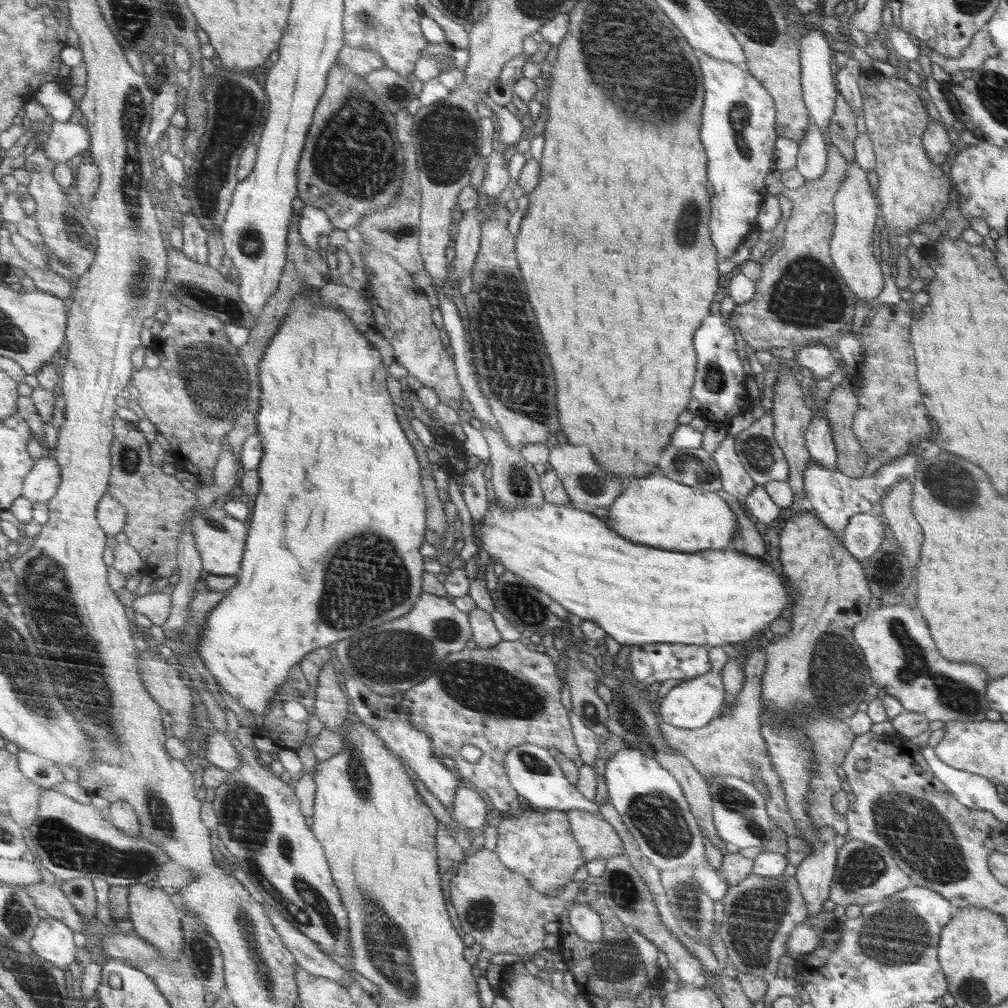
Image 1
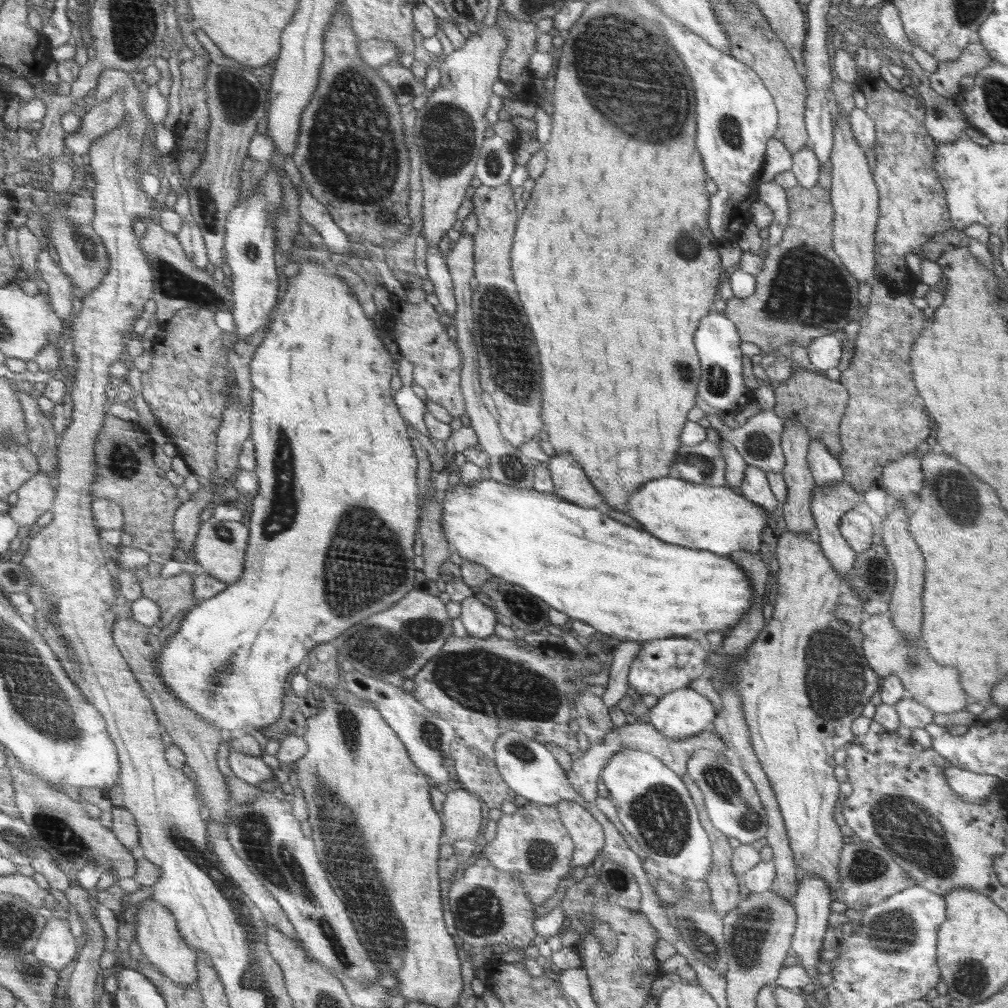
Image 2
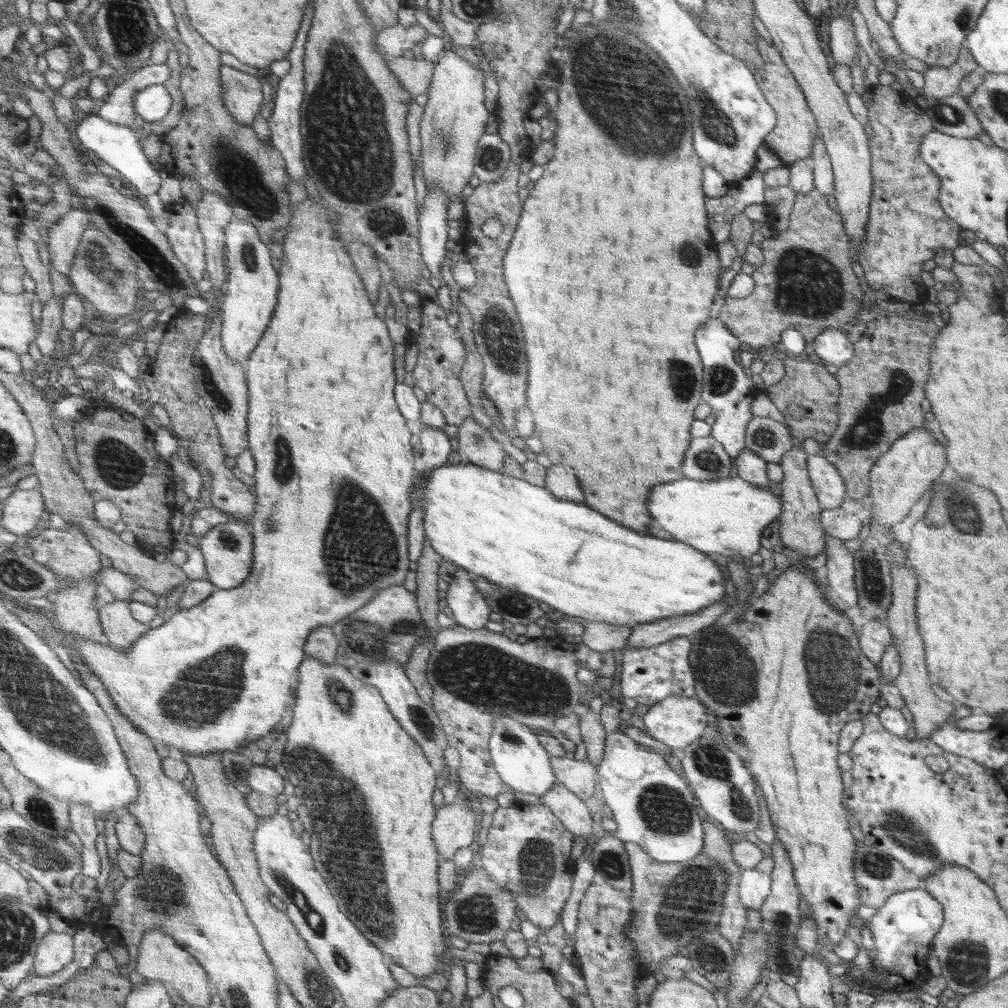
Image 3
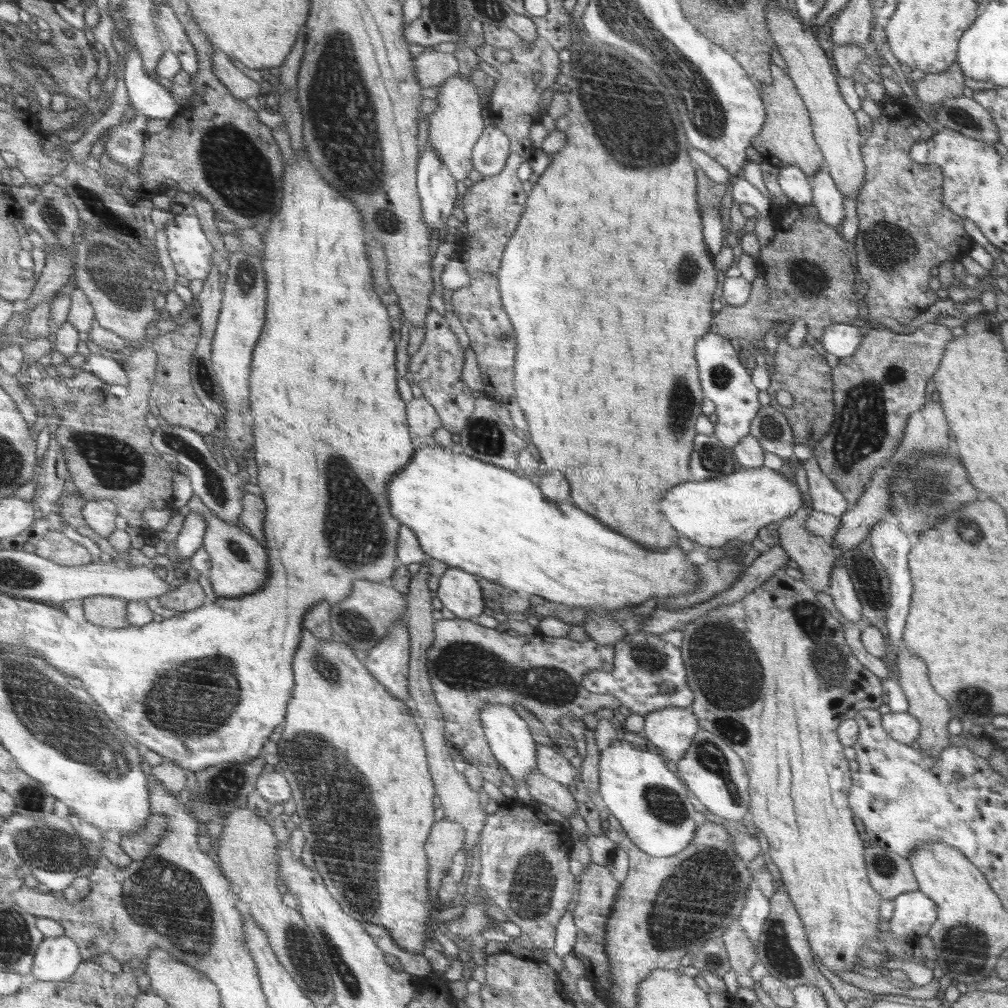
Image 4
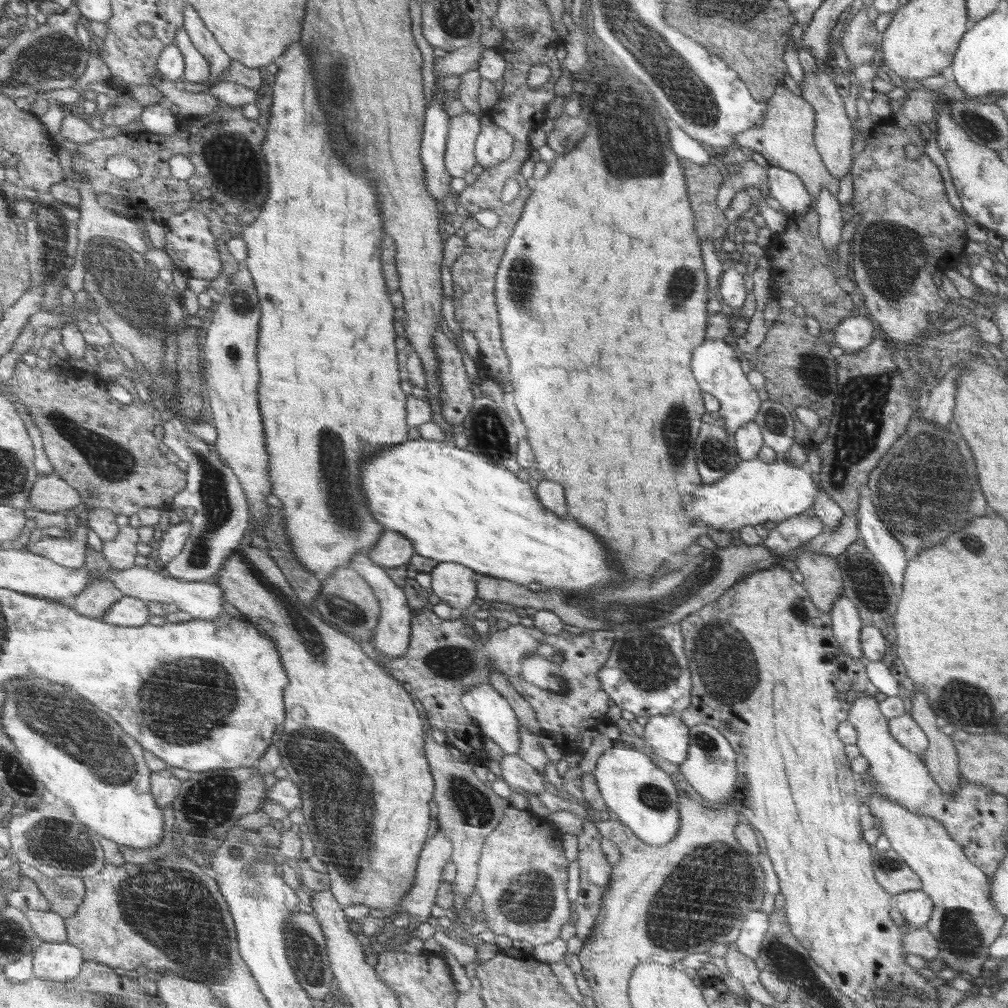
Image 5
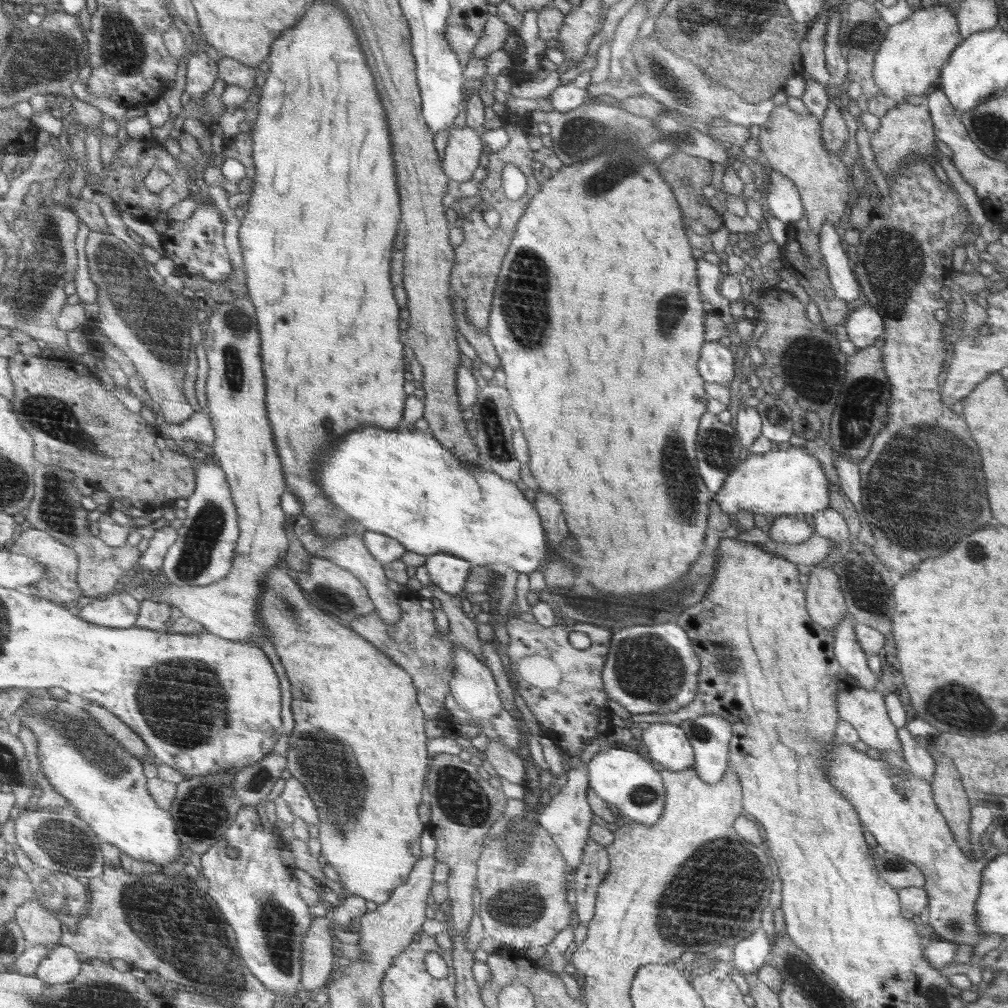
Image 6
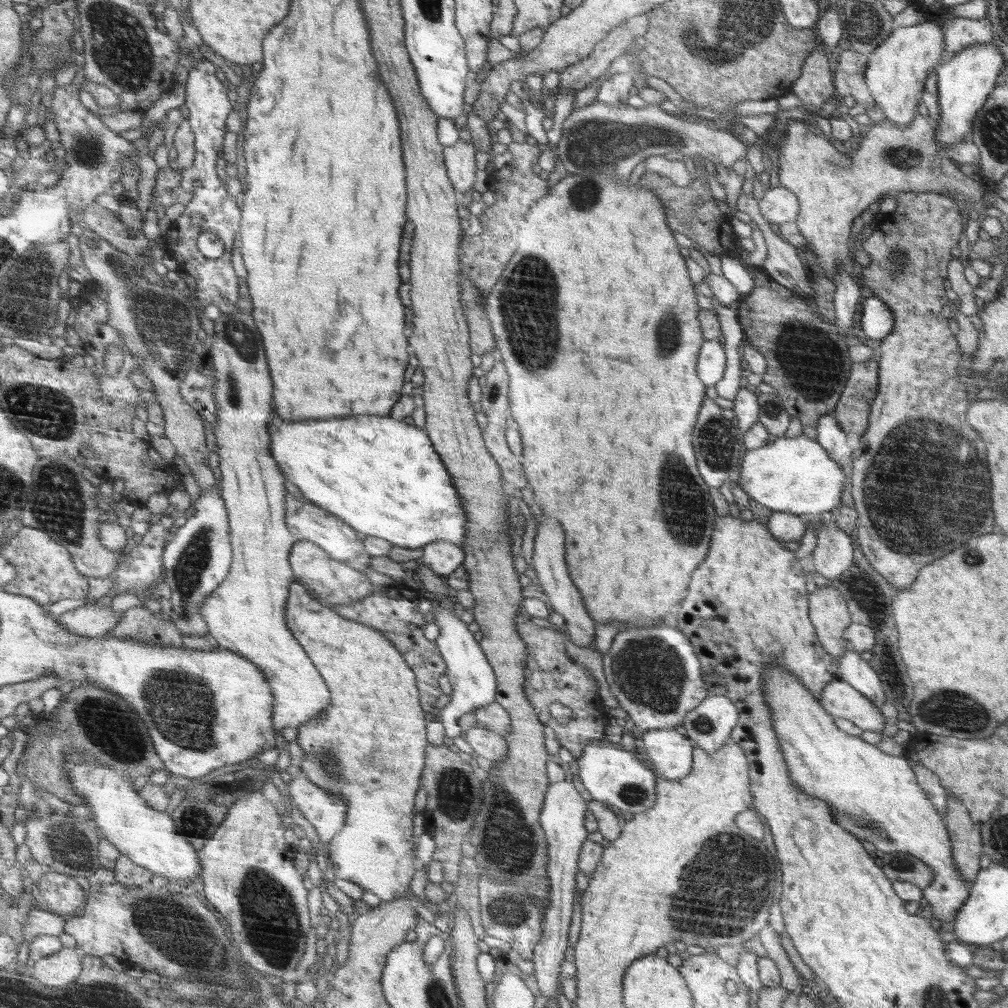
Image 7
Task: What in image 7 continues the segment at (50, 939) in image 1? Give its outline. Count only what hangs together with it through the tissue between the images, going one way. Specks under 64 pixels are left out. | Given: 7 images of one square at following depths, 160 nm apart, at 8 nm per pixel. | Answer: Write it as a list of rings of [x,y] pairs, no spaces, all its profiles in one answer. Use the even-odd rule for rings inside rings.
[[[63,948],[31,964],[33,978],[47,987],[72,984],[83,972],[84,956],[78,948]]]

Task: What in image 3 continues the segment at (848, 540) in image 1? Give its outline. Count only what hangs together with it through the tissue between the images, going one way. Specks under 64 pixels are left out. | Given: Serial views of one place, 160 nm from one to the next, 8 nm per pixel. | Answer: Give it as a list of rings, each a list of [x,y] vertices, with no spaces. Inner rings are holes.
[[[842,507],[821,510],[821,524],[826,534],[840,540],[854,540],[862,530],[862,522],[844,512]]]

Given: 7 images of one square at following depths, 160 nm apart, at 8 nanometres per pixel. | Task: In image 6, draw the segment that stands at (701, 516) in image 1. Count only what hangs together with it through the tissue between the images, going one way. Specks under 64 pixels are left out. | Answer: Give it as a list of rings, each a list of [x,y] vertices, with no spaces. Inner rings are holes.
[[[776,445],[766,454],[749,454],[729,475],[719,492],[714,494],[723,513],[736,515],[748,511],[754,515],[773,515],[778,518],[792,514],[811,514],[826,510],[828,480],[816,458],[806,448]]]

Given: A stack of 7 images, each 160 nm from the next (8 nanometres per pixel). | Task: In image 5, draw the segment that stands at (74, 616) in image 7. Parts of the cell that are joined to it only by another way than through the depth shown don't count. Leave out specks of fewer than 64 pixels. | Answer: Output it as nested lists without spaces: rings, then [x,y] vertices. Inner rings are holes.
[[[122,596],[122,599],[114,603],[100,619],[108,624],[136,627],[148,623],[149,617],[146,603],[138,598]]]

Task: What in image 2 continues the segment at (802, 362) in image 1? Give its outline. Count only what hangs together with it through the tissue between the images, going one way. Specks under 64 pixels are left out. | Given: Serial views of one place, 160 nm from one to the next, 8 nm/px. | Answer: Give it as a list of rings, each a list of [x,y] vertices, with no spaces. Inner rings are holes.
[[[832,333],[814,339],[807,348],[810,364],[818,370],[828,370],[838,366],[842,356],[843,338],[839,333]]]

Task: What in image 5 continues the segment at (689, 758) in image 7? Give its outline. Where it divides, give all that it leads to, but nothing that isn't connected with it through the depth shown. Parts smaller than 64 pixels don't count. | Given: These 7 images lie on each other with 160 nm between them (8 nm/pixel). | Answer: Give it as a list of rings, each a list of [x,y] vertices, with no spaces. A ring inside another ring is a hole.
[[[679,714],[650,717],[643,738],[650,743],[652,752],[676,765],[685,762],[692,741],[689,728]]]

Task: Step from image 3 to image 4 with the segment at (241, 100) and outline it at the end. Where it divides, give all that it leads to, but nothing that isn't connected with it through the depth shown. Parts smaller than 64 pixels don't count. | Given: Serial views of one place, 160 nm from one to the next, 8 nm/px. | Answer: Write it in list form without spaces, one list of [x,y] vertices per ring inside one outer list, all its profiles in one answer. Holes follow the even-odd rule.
[[[213,47],[212,50],[214,50],[214,55],[212,55],[213,73],[234,98],[245,101],[251,96],[261,97],[259,83],[248,78],[239,68],[236,68],[228,55],[216,47]]]

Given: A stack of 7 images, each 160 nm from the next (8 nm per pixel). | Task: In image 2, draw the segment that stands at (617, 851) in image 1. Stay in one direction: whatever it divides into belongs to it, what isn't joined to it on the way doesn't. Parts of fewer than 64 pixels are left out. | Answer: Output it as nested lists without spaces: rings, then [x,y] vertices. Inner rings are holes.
[[[561,800],[555,807],[559,810],[569,835],[577,843],[573,867],[576,869],[592,863],[605,842],[602,825],[577,802]]]

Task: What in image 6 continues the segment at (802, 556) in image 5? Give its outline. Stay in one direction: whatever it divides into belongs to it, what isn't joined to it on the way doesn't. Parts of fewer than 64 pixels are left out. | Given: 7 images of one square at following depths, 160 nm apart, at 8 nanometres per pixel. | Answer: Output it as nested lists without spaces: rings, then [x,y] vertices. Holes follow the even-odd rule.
[[[813,566],[808,578],[806,601],[809,615],[812,620],[822,625],[827,631],[832,631],[835,626],[848,614],[848,602],[845,601],[844,591],[841,589],[840,578],[832,568]]]

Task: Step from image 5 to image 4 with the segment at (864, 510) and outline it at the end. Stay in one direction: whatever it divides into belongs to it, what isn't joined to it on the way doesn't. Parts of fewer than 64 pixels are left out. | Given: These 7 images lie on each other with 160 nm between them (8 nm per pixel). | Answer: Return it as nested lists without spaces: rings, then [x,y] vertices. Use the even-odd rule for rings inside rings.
[[[882,520],[876,523],[867,539],[871,542],[874,553],[885,571],[888,573],[890,581],[890,592],[893,594],[893,603],[890,604],[888,610],[888,637],[889,648],[892,652],[898,654],[903,644],[904,622],[906,622],[906,614],[908,614],[908,606],[910,606],[910,594],[912,594],[912,580],[910,580],[910,572],[908,572],[908,554],[910,554],[910,542],[904,538],[904,533],[898,528],[895,521]]]

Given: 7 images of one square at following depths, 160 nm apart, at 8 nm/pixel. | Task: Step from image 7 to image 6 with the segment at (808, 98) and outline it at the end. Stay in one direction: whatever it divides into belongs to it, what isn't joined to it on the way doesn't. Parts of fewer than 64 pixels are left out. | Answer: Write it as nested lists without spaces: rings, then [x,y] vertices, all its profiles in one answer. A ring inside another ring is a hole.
[[[830,9],[822,16],[811,23],[809,33],[805,41],[801,44],[802,56],[805,56],[805,67],[803,68],[803,80],[806,76],[812,76],[814,80],[820,82],[826,90],[826,86],[832,80],[832,73],[828,68],[828,61],[825,59],[825,37]]]

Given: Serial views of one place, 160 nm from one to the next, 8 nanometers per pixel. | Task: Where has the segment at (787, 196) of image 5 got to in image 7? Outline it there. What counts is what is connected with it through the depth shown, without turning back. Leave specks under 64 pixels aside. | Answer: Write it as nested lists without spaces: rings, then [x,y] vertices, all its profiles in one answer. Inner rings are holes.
[[[774,186],[768,189],[764,197],[758,200],[762,218],[774,226],[795,222],[799,213],[797,196],[784,186]]]

